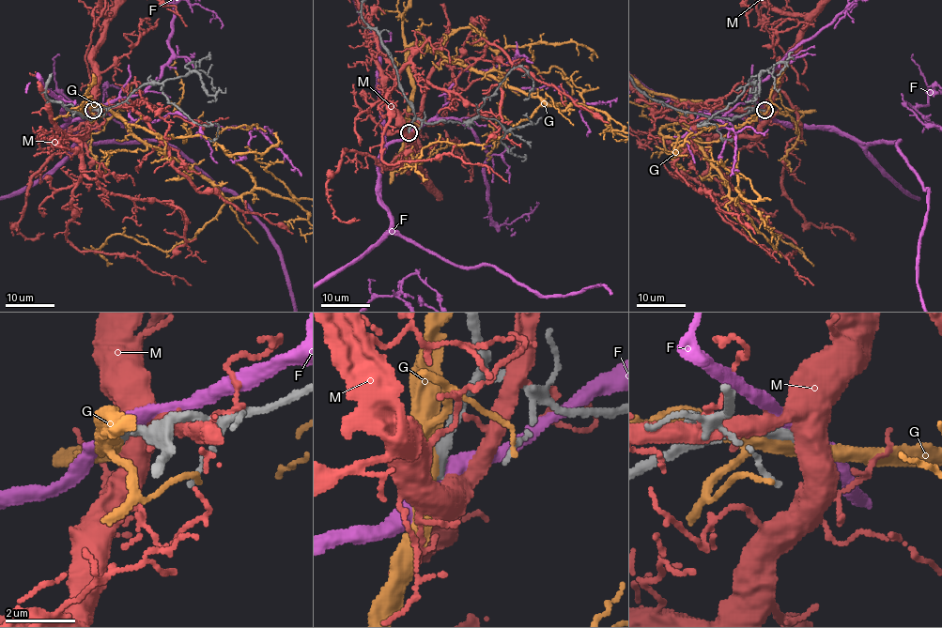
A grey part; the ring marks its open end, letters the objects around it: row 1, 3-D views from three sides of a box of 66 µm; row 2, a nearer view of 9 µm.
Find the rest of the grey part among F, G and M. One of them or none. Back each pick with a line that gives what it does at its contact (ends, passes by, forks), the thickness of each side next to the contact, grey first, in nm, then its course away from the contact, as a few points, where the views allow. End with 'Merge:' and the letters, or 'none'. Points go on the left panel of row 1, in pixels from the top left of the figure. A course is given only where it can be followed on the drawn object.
Merge: none

